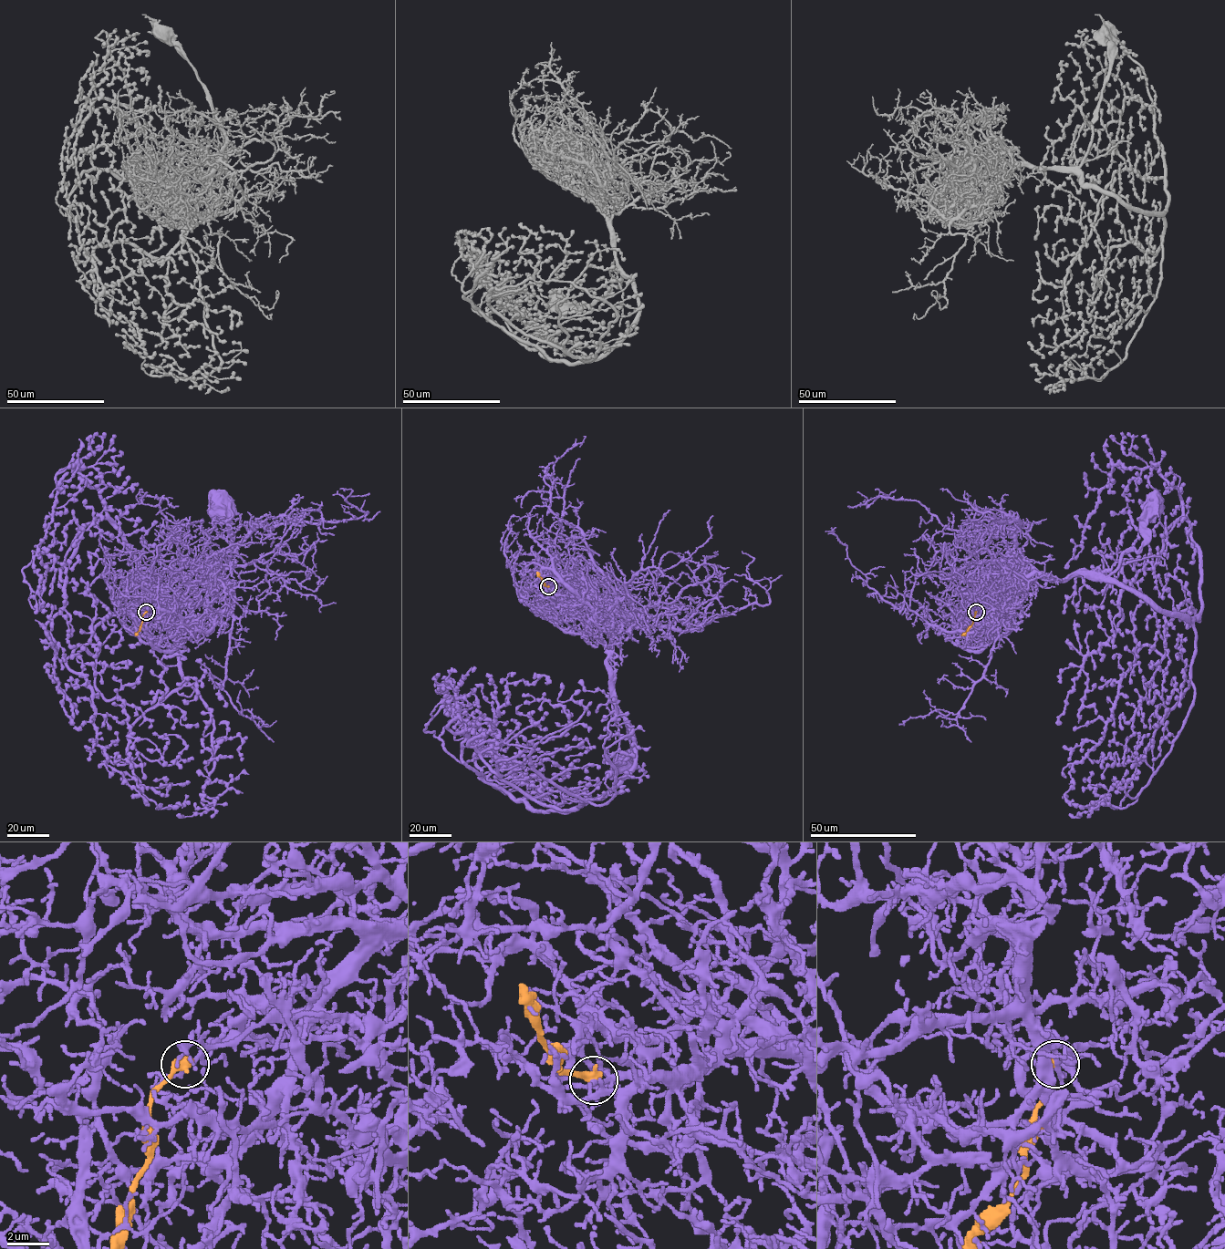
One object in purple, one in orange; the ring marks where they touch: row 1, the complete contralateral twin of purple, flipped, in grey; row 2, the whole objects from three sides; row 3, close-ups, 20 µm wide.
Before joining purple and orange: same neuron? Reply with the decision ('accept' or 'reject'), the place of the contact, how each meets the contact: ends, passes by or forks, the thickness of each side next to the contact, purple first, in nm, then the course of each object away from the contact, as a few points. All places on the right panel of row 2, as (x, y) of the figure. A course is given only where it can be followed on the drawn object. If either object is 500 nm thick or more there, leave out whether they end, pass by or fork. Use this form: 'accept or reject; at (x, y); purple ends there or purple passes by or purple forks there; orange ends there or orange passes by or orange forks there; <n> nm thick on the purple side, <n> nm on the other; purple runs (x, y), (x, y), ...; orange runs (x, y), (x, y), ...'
reject; at (976, 612); 150 nm thick on the purple side, 500 nm on the other; purple runs (975, 612), (975, 598), (1004, 602), (1036, 574), (1052, 580), (1109, 575), (1125, 552), (1141, 546), (1151, 503); orange runs (976, 612), (973, 623), (960, 635)

